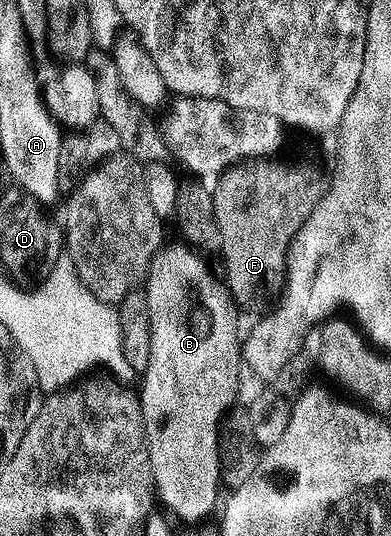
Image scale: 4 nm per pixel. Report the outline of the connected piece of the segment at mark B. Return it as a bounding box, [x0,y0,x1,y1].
[140,244,244,517]

